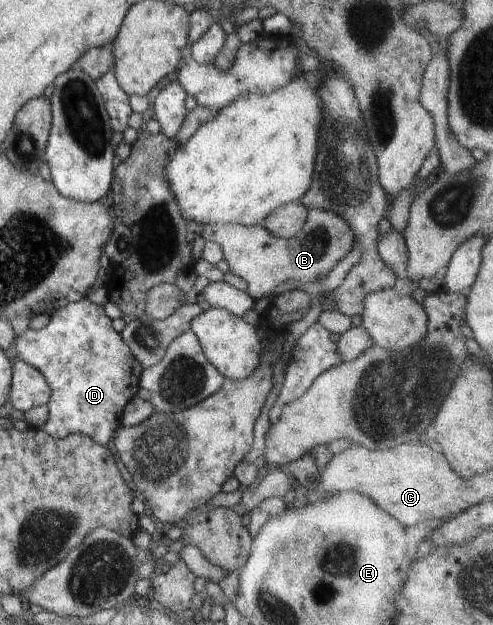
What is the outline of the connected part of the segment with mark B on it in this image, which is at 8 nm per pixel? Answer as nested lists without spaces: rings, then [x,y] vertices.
[[[320,207],[308,209],[308,216],[300,233],[290,239],[272,235],[263,224],[248,227],[240,224],[204,223],[200,226],[200,233],[206,241],[214,241],[222,247],[229,271],[246,279],[247,293],[255,301],[268,296],[272,289],[286,279],[298,281],[302,287],[305,283],[320,281],[352,251],[355,244],[348,223],[338,214]]]

